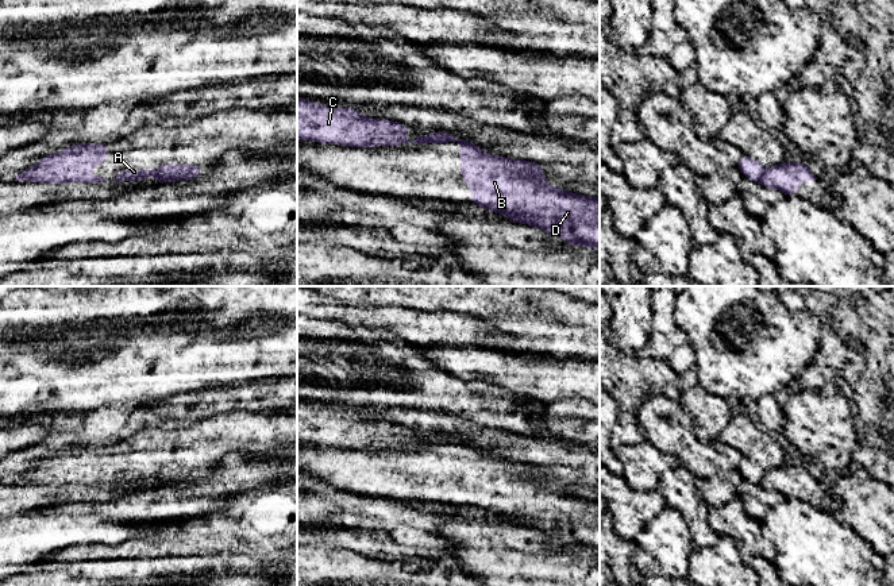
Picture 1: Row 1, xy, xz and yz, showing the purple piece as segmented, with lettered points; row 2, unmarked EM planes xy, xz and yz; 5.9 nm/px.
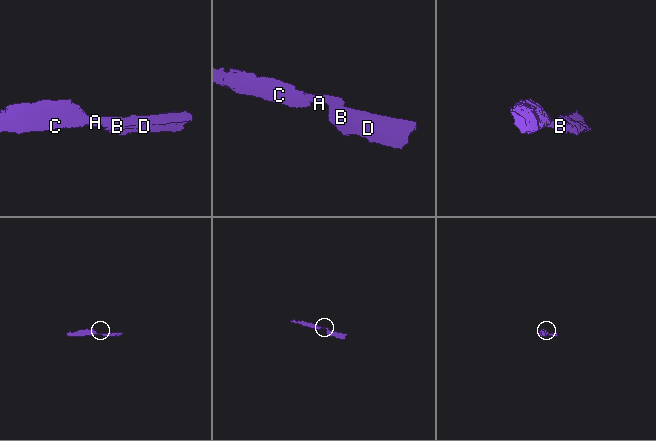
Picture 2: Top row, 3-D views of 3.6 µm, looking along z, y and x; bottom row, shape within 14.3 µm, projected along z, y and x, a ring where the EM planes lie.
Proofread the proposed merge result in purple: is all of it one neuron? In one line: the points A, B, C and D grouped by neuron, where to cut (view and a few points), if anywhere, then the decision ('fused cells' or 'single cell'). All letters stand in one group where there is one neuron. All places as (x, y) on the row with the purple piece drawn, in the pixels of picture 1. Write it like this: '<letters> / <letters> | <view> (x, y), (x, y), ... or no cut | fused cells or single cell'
A C / B D | yz (765, 170), (758, 181) | fused cells

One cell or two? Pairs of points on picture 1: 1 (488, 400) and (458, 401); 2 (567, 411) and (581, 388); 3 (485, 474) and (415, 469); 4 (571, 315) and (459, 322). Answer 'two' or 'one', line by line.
1: one
2: two
3: one
4: two

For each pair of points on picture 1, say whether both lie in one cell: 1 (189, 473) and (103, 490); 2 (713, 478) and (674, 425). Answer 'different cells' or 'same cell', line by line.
1: different cells
2: same cell

